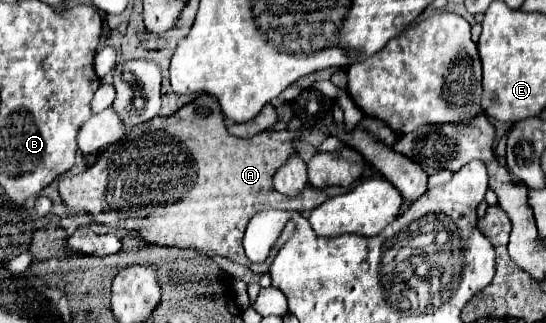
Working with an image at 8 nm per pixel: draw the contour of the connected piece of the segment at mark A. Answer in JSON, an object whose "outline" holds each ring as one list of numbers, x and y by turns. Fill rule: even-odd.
{"outline":[[201,94,171,116,155,116,153,120,127,130,127,136,123,136,119,144,111,144,111,148,107,148,101,158,87,168,87,172,61,178,59,194,69,208,75,208,89,220,113,228,137,230,147,244,213,250,215,254,243,264,253,272,265,274,269,270,269,262,253,264,243,252,243,232,247,222,267,208,309,212,327,200,327,194,321,190,305,190,297,198,287,198,275,192,273,174,287,162,289,152,297,150,295,140,299,140,299,132,295,130,267,130,253,138,231,136,217,98]]}

